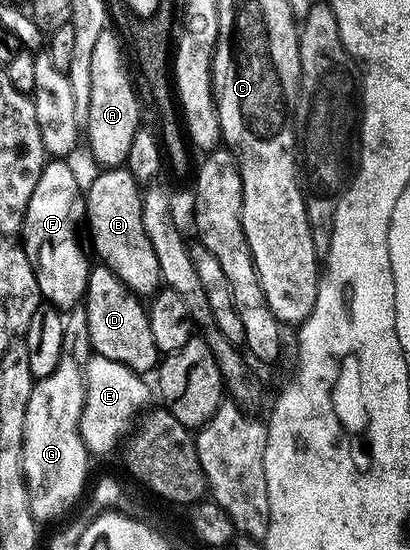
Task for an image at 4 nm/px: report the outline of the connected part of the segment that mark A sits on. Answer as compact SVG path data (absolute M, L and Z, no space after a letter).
M106 27L95 41L94 50L91 51L90 63L90 100L86 105L86 145L93 154L101 169L119 168L127 161L130 144L134 141L137 131L142 128L140 122L141 97L138 89L126 67L126 57L120 42L120 37L111 27Z

